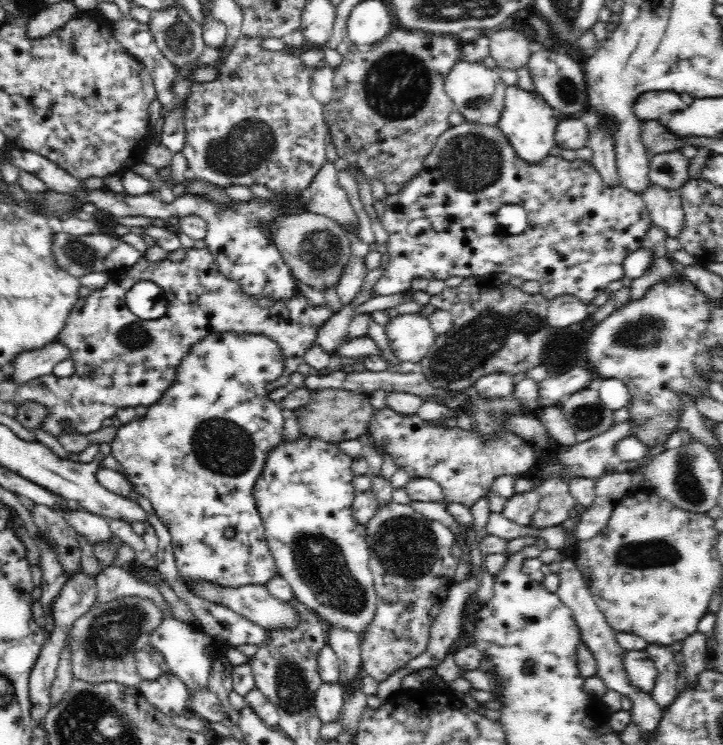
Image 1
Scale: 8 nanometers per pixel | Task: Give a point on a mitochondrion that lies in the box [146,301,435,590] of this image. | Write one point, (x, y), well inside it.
(220, 445)

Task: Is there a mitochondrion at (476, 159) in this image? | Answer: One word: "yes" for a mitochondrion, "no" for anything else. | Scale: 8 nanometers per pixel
yes

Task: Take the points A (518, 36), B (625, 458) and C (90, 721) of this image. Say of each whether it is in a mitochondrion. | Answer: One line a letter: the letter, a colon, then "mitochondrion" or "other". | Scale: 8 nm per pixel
A: other
B: other
C: mitochondrion

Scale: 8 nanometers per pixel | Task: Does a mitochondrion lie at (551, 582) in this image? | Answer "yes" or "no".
no

